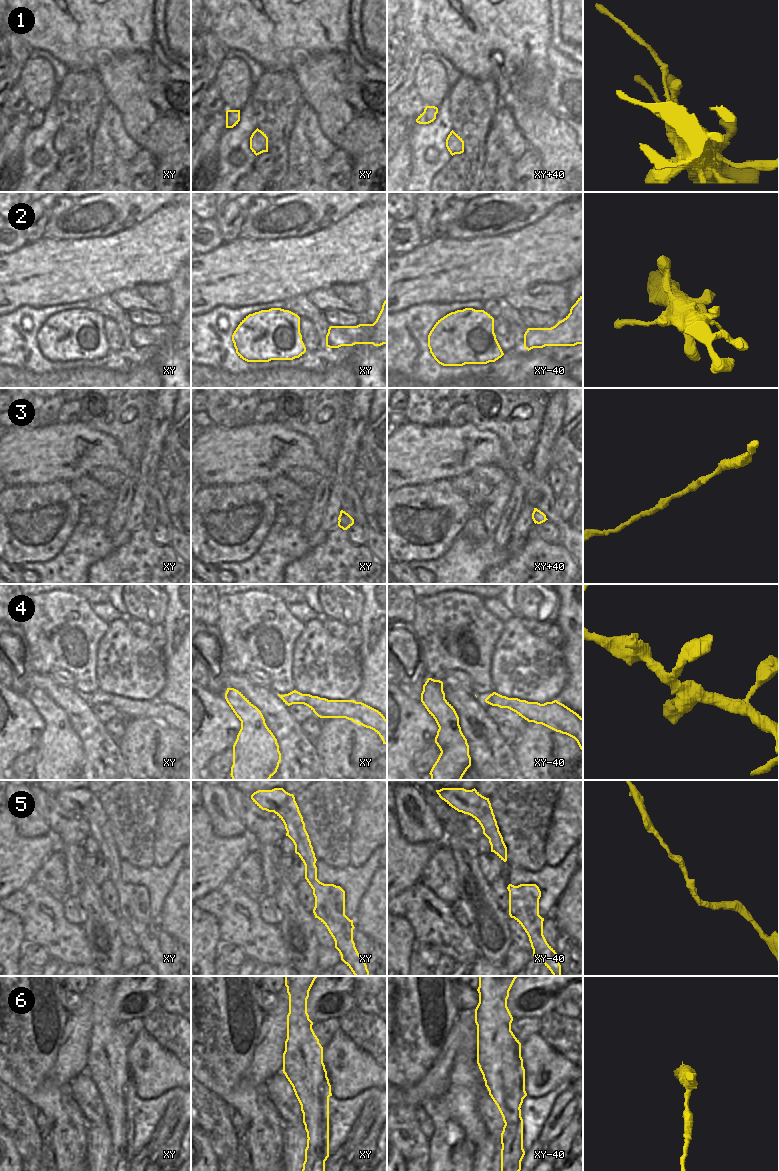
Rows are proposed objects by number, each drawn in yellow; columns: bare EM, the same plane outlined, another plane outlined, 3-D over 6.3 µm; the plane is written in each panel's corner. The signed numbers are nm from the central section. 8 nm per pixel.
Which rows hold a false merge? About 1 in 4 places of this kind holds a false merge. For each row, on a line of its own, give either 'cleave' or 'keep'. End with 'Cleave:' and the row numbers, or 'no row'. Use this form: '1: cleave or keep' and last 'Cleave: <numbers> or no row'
1: cleave
2: keep
3: keep
4: keep
5: keep
6: keep
Cleave: 1

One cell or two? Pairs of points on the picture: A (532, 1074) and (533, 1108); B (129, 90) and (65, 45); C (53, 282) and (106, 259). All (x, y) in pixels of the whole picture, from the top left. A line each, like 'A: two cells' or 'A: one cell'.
A: two cells
B: two cells
C: one cell

